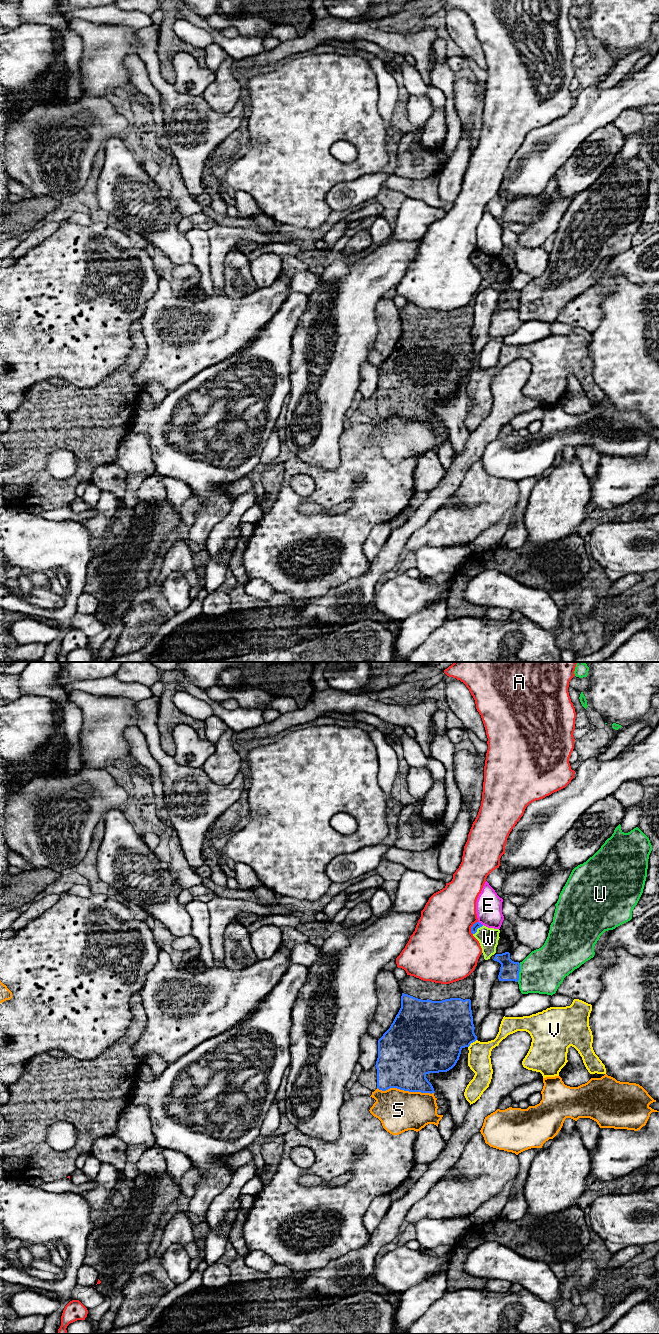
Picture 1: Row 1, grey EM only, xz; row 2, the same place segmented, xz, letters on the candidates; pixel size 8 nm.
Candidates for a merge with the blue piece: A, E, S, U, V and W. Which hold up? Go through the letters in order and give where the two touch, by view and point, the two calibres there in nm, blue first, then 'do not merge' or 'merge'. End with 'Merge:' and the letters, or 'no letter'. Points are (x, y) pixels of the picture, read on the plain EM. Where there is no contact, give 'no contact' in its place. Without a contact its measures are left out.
A: meets blue in xz at (471, 256); 50 nm thick on the blue side, 480 nm on the other; do not merge
E: meets blue in xz at (480, 251); 50 nm thick on the blue side, 200 nm on the other; do not merge
S: meets blue in xz at (405, 418); 420 nm thick on the blue side, 340 nm on the other; do not merge
U: meets blue in xz at (519, 299); 160 nm thick on the blue side, 360 nm on the other; do not merge
V: meets blue in xz at (471, 370); 440 nm thick on the blue side, 190 nm on the other; do not merge
W: meets blue in xz at (477, 256); 50 nm thick on the blue side, 160 nm on the other; merge
Merge: W

